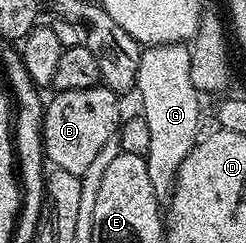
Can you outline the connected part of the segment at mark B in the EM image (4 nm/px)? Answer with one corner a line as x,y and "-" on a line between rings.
101,84
94,88
78,88
77,90
61,90
47,99
44,108
44,157
57,170
74,172
82,175
93,163
99,149
111,138
117,137
118,127
122,121
120,102
117,91

